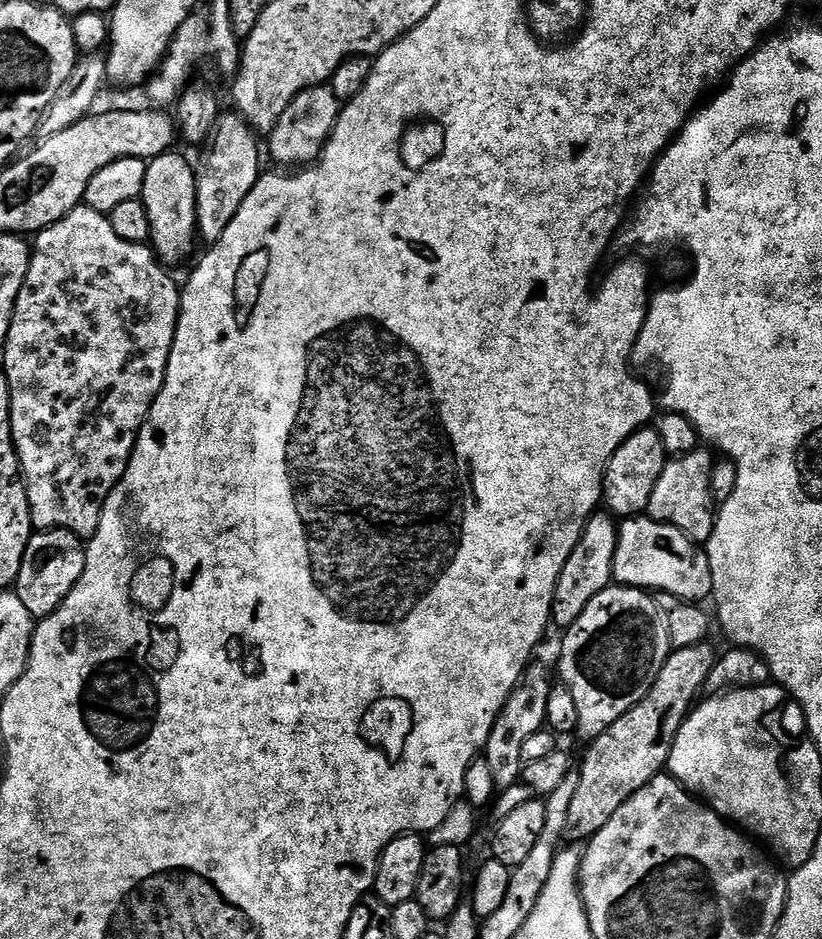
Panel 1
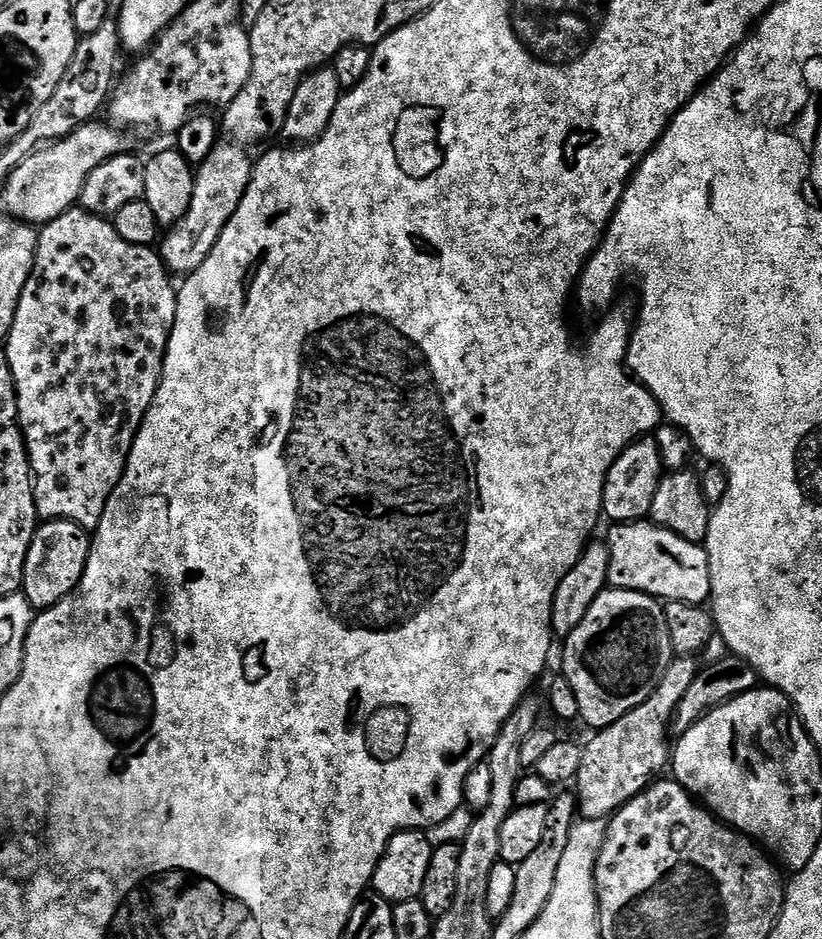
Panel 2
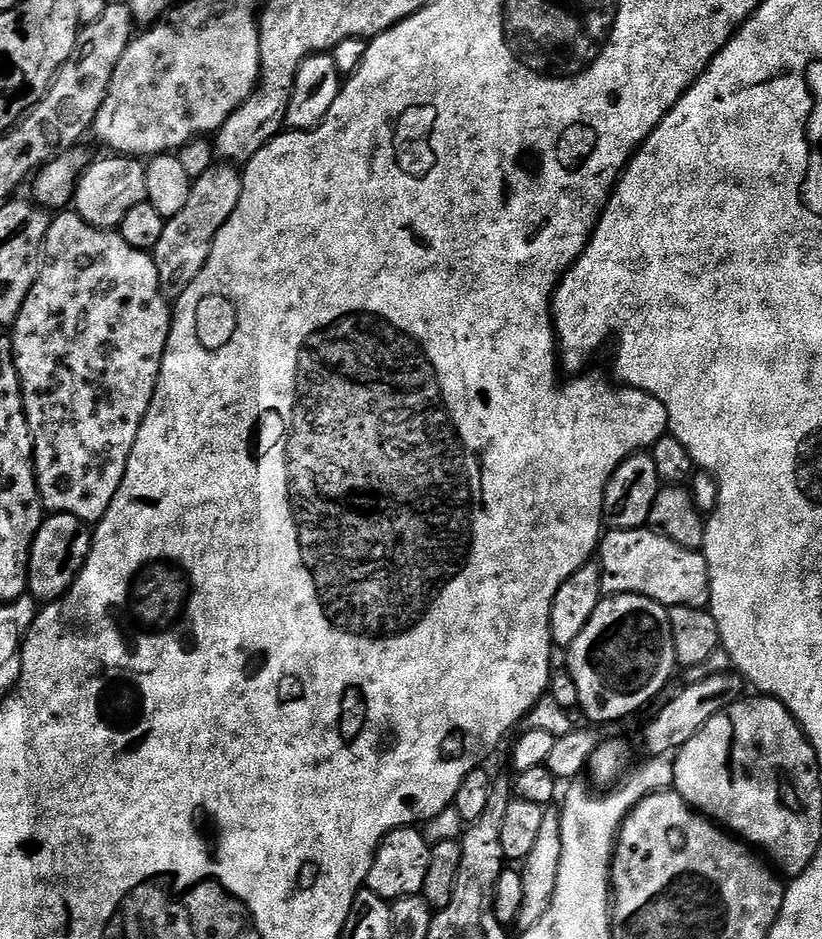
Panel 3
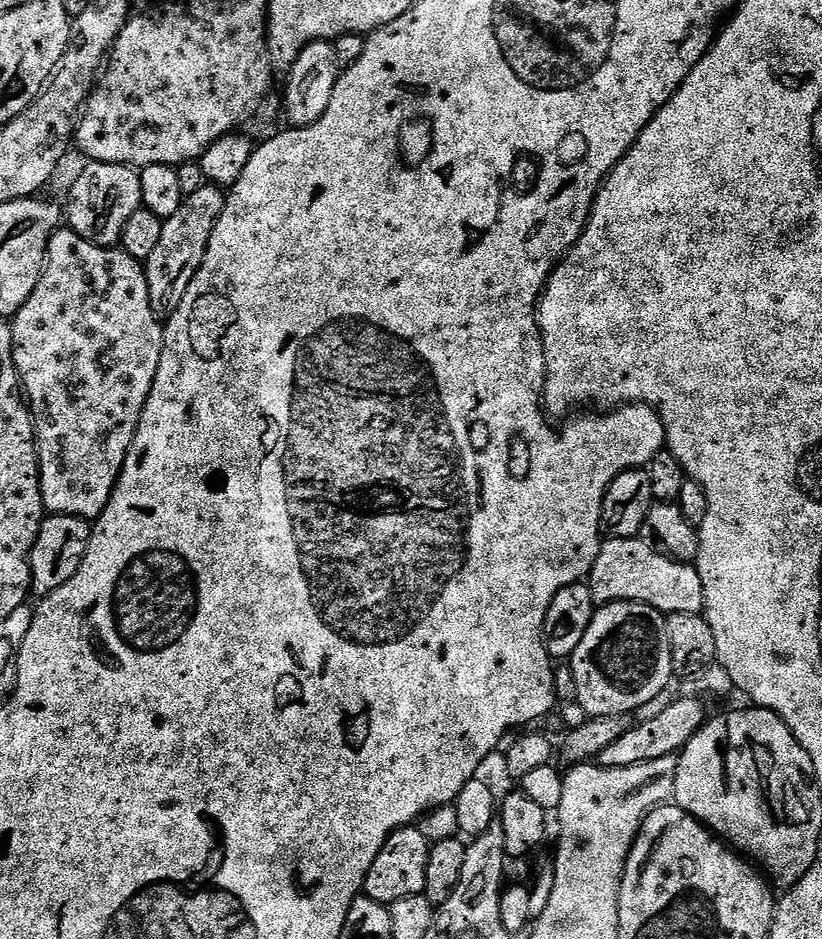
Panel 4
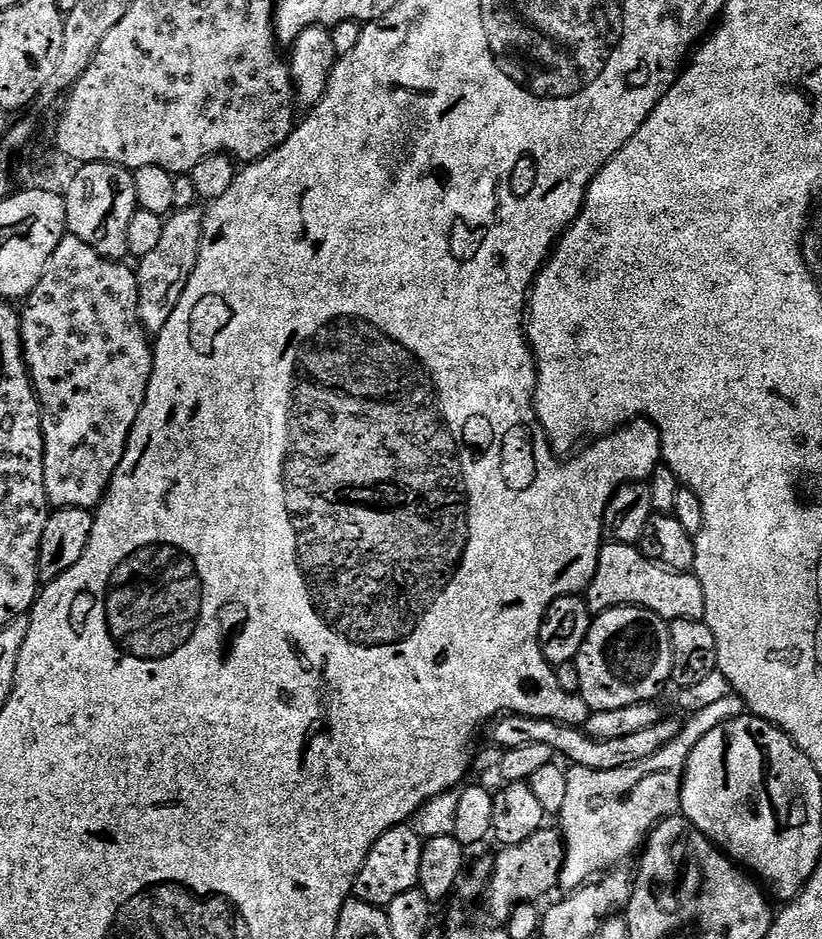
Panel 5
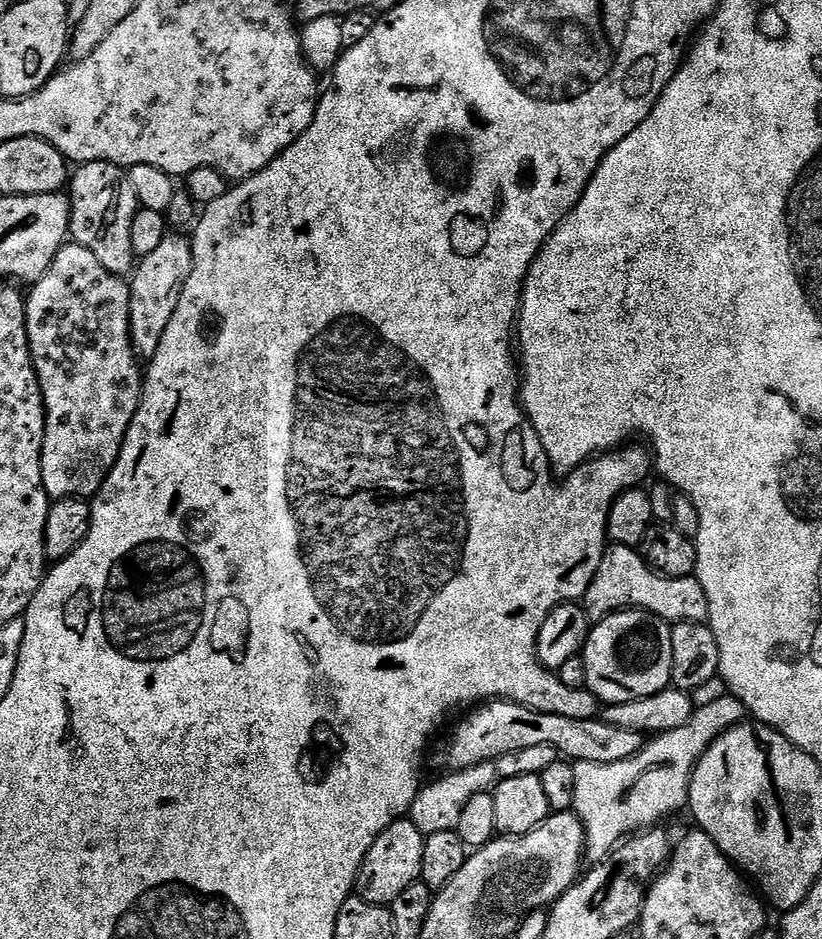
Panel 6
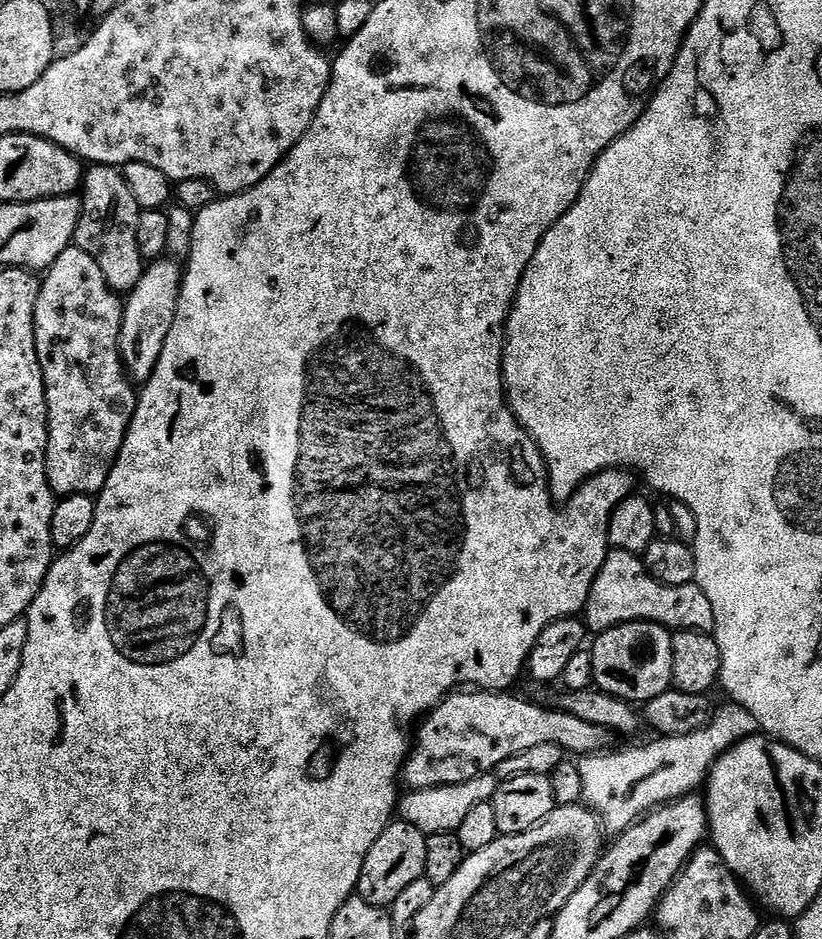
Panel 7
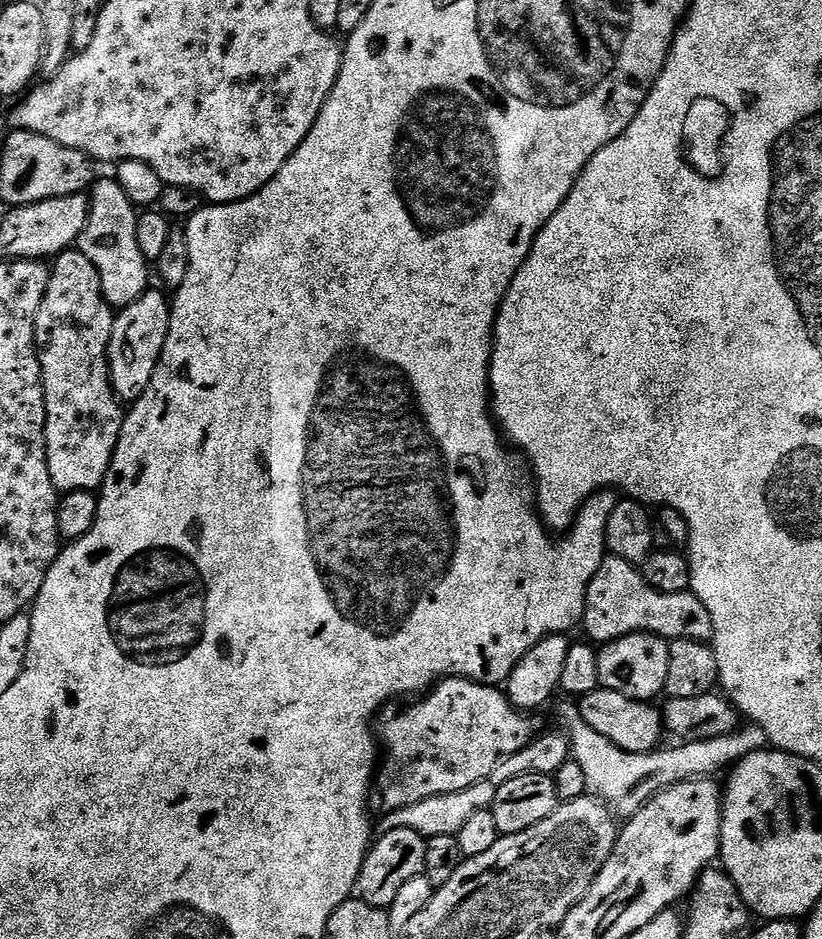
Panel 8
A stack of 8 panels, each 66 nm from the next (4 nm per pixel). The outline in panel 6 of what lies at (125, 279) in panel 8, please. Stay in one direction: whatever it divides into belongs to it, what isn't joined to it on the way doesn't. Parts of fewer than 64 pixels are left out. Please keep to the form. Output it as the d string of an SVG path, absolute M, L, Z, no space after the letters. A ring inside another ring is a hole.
M110 162L79 165L70 176L70 199L71 239L86 246L86 250L90 250L90 254L94 254L94 258L98 258L98 262L110 270L110 274L127 277L138 260L134 254L134 242L130 239L130 226L138 205L127 171Z

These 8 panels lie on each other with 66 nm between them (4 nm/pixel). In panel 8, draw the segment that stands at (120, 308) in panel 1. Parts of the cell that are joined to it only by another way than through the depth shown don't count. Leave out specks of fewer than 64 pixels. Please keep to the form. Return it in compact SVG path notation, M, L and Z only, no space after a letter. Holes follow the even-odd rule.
M65 250L55 257L42 306L36 311L36 351L40 354L44 383L50 478L60 494L99 489L110 470L110 462L122 434L126 408L116 396L108 377L108 347L113 319L114 309L102 294L102 282L98 278L98 270L94 270L94 262L78 250Z

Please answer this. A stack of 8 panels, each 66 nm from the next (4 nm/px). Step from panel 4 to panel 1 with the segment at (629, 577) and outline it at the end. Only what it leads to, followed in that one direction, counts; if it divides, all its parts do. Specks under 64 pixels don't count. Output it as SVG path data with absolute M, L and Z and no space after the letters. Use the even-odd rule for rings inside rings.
M647 515L625 519L618 528L618 546L614 554L612 579L617 585L669 592L679 600L700 601L712 595L712 575L707 551L669 524Z

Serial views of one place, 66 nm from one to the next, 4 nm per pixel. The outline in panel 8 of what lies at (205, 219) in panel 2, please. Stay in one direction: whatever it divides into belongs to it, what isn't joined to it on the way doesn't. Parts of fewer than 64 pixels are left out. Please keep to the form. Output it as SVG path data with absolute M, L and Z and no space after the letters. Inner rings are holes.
M143 292L130 306L119 309L112 321L108 377L121 402L135 402L144 393L146 386L150 386L150 378L160 364L160 355L166 346L166 334L170 330L172 317L169 297L164 297L165 293L160 292Z

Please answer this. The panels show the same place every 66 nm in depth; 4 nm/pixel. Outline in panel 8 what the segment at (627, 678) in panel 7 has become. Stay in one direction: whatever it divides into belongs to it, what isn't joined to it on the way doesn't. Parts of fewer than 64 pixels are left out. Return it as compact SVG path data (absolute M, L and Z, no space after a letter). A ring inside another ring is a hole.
M649 632L626 634L603 645L596 653L601 685L609 692L626 694L626 698L645 702L655 701L655 696L659 697L663 693L666 670L670 666L668 646L669 641Z

